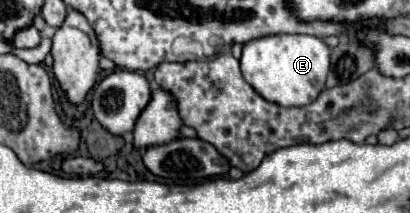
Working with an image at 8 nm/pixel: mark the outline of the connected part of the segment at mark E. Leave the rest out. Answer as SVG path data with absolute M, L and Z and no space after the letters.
M276 34L244 44L240 68L244 80L268 102L280 106L306 106L322 92L331 70L331 50L316 36Z

